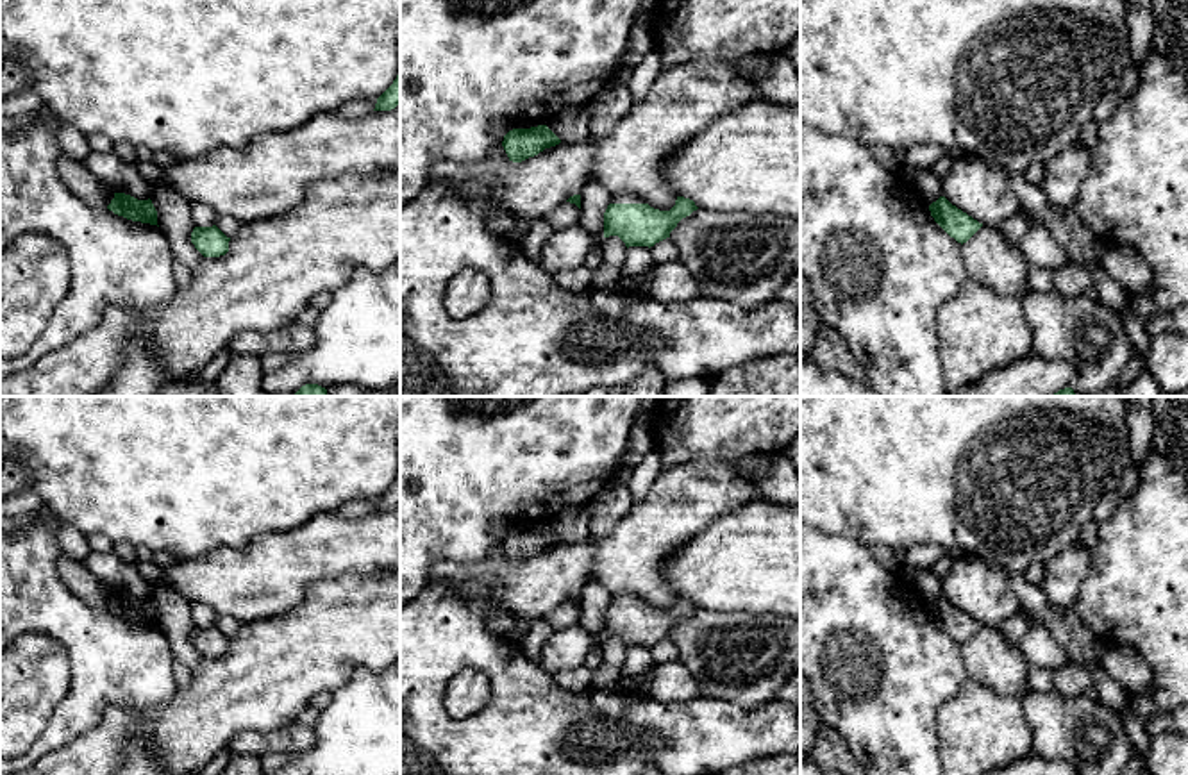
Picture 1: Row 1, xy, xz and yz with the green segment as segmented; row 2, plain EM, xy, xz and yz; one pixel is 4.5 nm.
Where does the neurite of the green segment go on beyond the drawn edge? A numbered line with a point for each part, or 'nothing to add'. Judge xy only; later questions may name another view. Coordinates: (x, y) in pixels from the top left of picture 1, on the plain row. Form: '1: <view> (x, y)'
nothing to add

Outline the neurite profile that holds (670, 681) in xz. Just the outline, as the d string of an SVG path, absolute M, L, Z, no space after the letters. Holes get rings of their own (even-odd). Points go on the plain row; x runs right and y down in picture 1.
M679 661L654 664L648 680L632 691L659 702L691 702L702 698L693 677Z

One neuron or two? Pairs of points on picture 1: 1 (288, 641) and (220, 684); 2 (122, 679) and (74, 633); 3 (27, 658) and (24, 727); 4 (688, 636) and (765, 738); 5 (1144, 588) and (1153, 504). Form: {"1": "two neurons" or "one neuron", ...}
{"1": "one neuron", "2": "one neuron", "3": "one neuron", "4": "two neurons", "5": "one neuron"}

